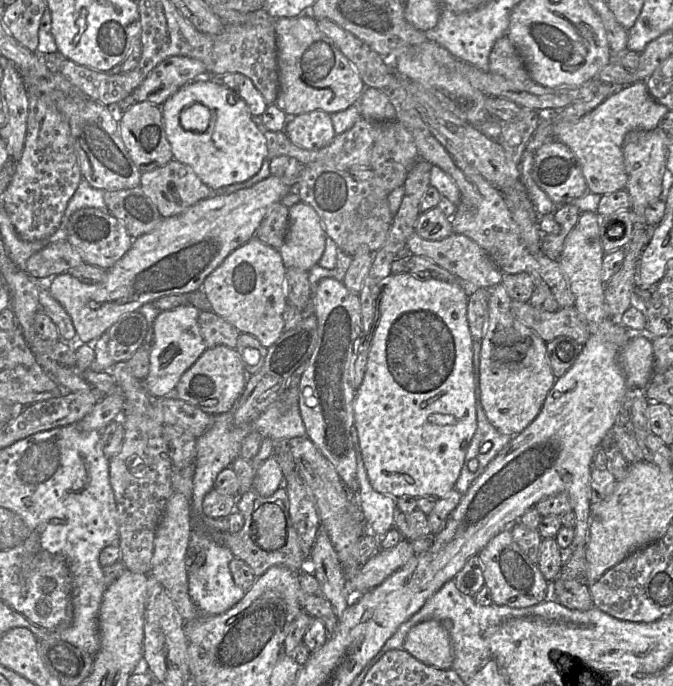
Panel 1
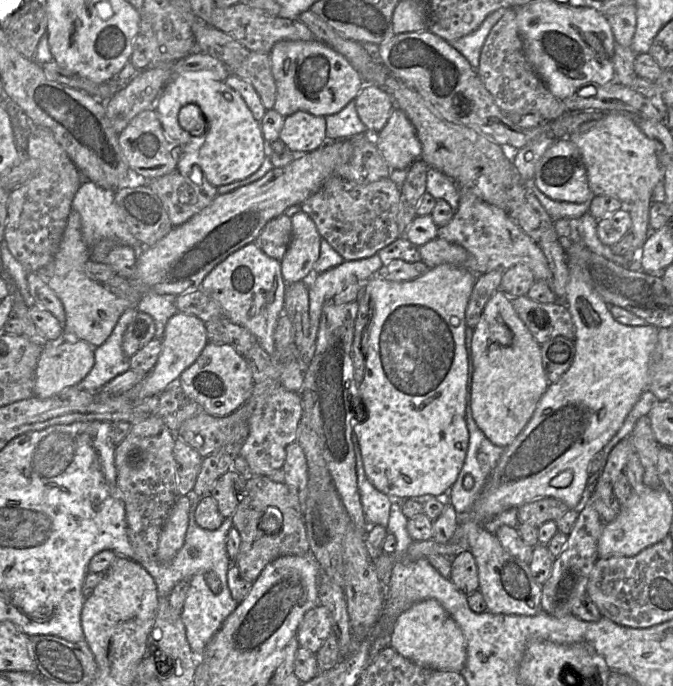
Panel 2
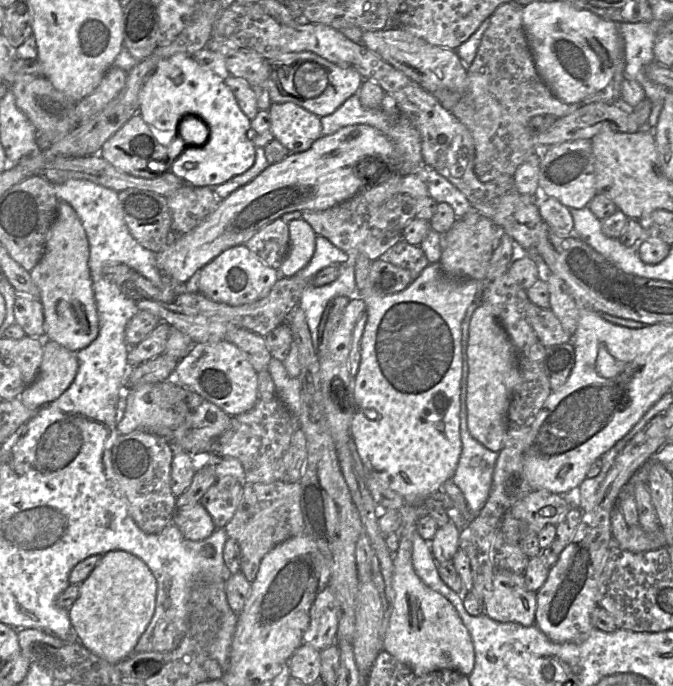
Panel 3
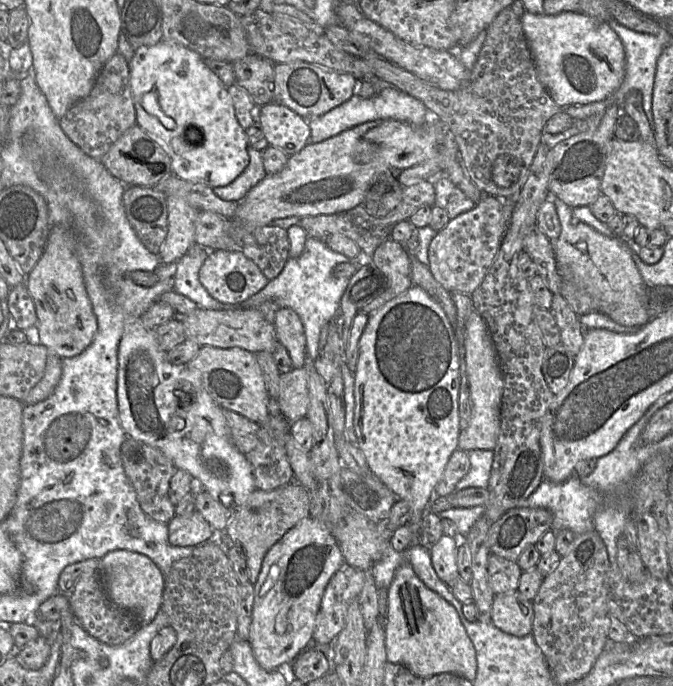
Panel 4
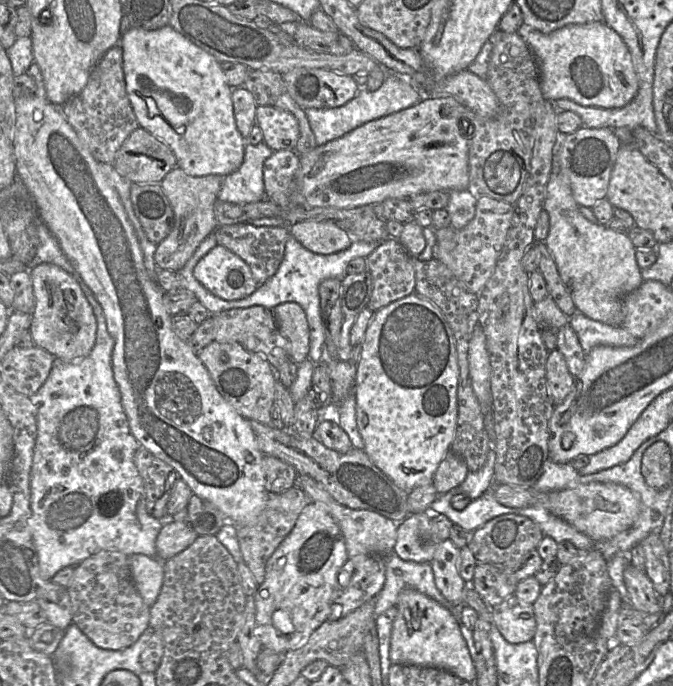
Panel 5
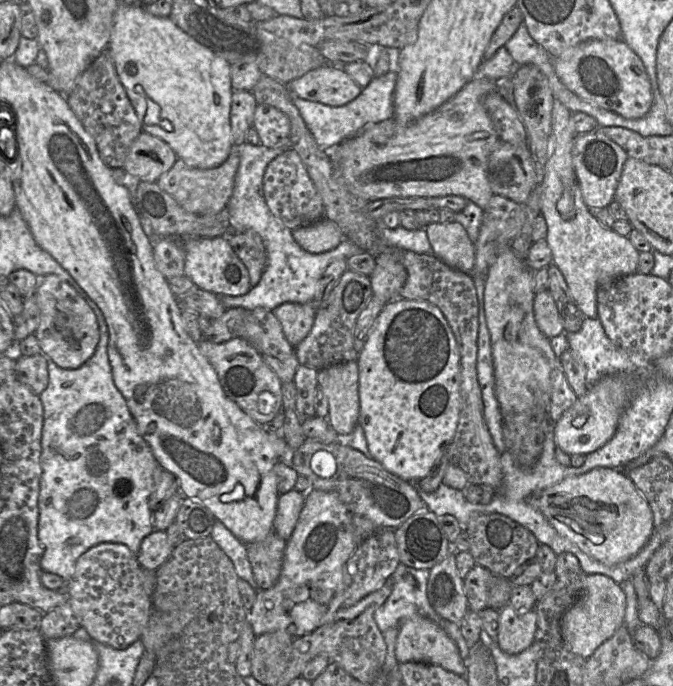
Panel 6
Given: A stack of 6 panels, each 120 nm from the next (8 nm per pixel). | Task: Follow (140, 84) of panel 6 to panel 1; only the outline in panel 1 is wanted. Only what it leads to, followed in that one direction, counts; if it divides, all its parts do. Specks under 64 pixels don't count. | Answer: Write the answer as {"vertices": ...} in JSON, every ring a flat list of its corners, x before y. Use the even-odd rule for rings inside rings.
{"vertices":[[203,76,200,79,189,82,161,105,161,111,166,137,171,145,173,158,185,165,189,165,198,178,211,190,242,183,260,171,267,157,266,138,253,122,252,114,246,102,232,89,220,83,215,77],[195,103,201,103,211,111,209,127,202,133,187,131,180,123,180,114,183,109]]}

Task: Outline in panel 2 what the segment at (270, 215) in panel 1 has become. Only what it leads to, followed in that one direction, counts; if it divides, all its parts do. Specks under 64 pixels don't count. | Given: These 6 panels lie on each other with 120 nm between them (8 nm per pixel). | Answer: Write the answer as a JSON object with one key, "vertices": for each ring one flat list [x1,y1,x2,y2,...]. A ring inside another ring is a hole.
{"vertices":[[284,213,268,221,254,243,268,257,282,261,291,239,291,218]]}

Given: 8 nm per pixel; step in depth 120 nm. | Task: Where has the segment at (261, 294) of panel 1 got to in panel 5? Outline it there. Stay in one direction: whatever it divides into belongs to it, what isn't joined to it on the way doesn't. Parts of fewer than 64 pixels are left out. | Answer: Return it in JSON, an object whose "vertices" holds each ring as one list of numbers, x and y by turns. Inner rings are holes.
{"vertices":[[221,245,197,263,193,274,206,290,226,301,247,298,259,287,248,264]]}

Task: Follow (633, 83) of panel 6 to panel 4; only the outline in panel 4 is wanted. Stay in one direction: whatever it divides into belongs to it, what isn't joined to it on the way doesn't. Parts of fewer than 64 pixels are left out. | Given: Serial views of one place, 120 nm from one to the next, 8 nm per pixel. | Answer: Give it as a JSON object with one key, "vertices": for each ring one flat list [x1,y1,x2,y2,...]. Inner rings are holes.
{"vertices":[[525,11,522,28,537,78,560,108,599,102,612,95,625,74,625,50,608,23,582,12,538,15]]}

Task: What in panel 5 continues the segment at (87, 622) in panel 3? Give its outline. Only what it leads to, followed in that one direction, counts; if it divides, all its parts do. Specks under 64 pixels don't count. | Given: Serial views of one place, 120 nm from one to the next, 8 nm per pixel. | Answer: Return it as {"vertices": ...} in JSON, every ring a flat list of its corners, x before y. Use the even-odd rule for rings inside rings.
{"vertices":[[143,554,129,556,132,578,144,602,151,607,157,600,164,579,163,561]]}

